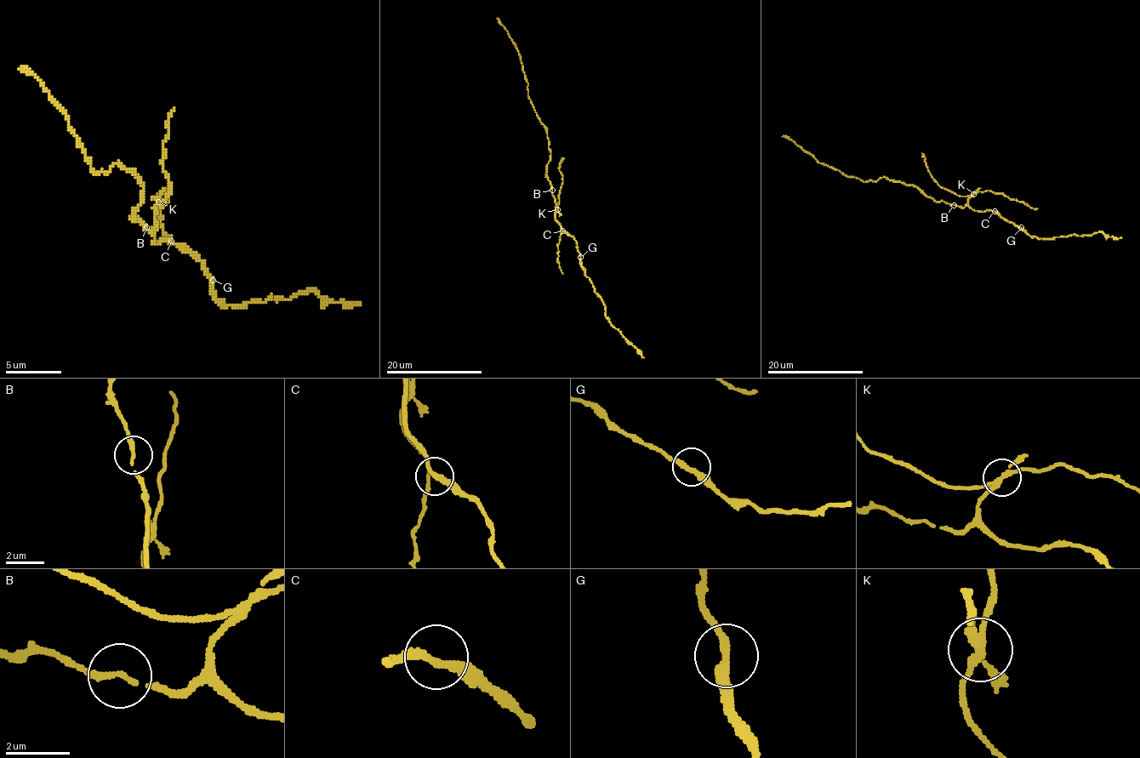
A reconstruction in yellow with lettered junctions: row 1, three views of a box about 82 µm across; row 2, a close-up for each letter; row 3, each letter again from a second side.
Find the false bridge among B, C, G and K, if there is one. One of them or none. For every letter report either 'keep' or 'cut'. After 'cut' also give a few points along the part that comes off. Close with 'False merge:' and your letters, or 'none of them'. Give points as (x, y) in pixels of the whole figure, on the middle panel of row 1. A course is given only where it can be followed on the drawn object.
B: keep
C: keep
G: keep
K: cut; course (556, 209), (562, 178), (559, 166), (564, 157)
False merge: K

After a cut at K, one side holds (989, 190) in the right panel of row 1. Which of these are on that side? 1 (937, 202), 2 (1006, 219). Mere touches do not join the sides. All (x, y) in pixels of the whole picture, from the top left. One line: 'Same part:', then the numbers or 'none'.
Same part: none

